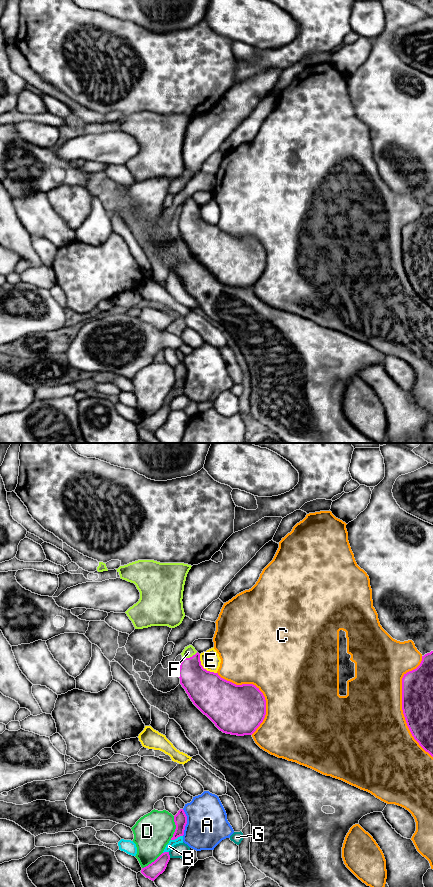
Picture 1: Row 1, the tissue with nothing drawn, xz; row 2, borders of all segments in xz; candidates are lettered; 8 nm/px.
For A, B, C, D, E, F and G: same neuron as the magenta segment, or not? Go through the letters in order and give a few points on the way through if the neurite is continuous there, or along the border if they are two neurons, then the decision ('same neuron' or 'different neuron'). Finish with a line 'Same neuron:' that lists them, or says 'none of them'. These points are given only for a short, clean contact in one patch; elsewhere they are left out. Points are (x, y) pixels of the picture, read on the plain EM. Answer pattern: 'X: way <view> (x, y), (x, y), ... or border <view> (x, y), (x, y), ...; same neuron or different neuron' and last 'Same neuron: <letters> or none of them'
A: border xz (182, 361), (186, 368), (183, 387); different neuron
B: different neuron
C: different neuron
D: different neuron
E: different neuron
F: way xz (201, 237), (191, 225), (190, 209), (189, 203); same neuron
G: border xz (168, 404), (170, 409); different neuron
Same neuron: F

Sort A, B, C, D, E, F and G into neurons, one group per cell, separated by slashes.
A / B / C / D / E / F / G

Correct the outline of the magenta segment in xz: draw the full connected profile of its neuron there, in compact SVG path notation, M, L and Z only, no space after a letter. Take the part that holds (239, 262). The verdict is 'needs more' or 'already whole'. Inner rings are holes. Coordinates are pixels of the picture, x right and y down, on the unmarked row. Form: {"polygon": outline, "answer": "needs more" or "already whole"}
{"polygon": "M192 197L185 199L178 227L193 256L226 286L252 287L266 267L266 252L253 236L236 237L207 223Z", "answer": "needs more"}

